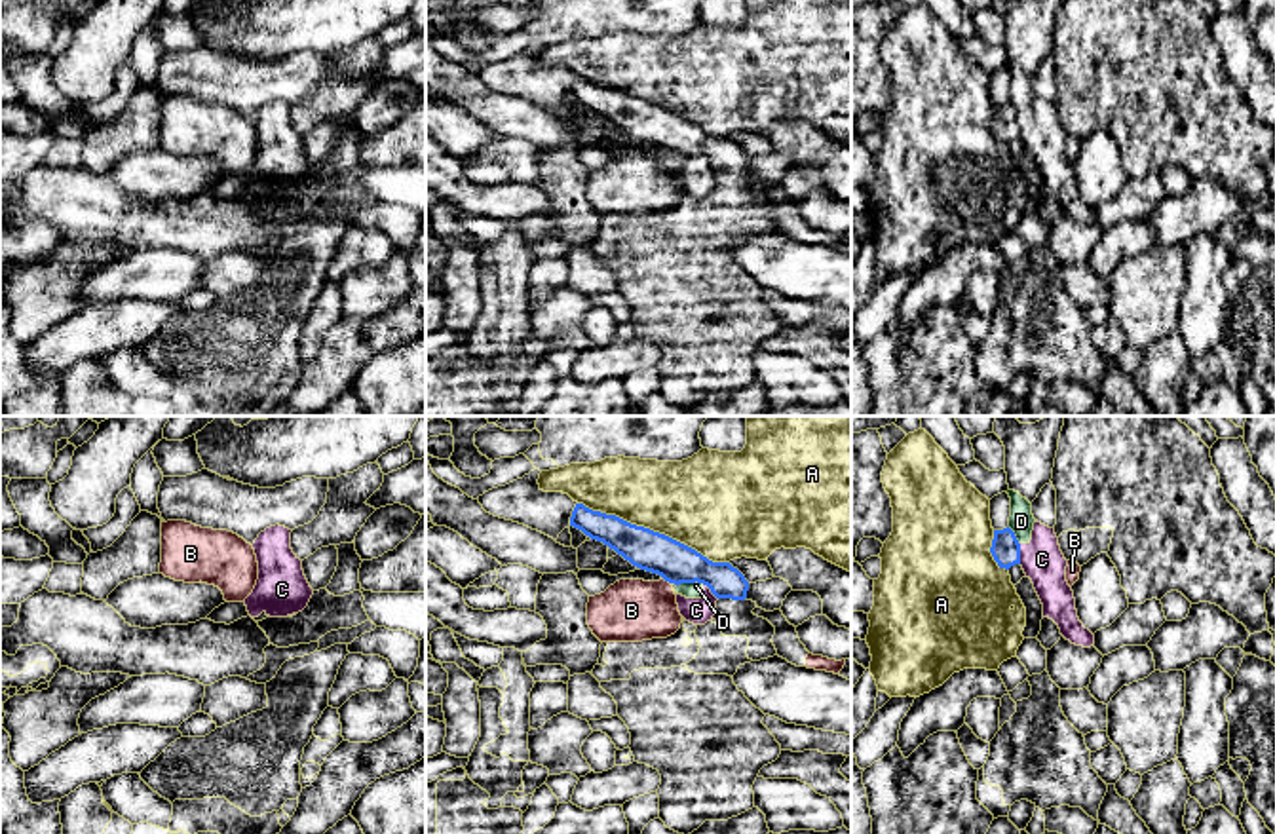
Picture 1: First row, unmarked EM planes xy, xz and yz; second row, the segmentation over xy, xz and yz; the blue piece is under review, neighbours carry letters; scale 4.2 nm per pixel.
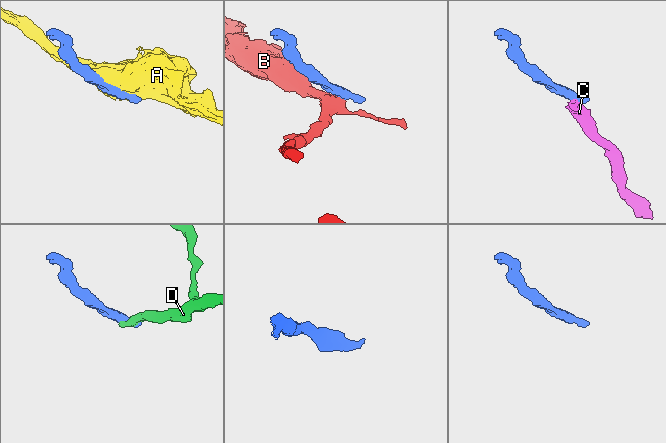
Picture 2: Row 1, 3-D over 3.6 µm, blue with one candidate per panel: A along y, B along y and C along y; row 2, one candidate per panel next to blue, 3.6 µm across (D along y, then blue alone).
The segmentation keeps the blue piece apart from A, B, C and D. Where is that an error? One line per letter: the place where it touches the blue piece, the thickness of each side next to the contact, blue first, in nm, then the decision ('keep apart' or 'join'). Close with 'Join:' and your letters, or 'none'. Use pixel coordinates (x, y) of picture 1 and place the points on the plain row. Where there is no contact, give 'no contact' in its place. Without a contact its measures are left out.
A: xz (652, 105) | 170/400 nm | keep apart
B: xz (667, 154) | 170/280 nm | keep apart
C: yz (1019, 128) | 130/180 nm | keep apart
D: xz (690, 156) | 170/60 nm | keep apart
Join: none

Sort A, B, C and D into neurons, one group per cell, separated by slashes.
A / B / C D

